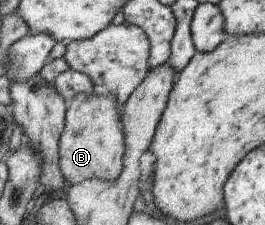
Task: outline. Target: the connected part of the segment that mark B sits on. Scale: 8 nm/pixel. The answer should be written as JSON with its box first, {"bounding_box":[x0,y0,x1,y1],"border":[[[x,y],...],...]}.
{"bounding_box":[57,95,124,186],"border":[[[94,95],[86,98],[75,96],[65,107],[63,129],[57,142],[57,169],[69,186],[80,184],[84,179],[113,181],[122,168],[124,148],[121,112],[115,108],[113,95]]]}

